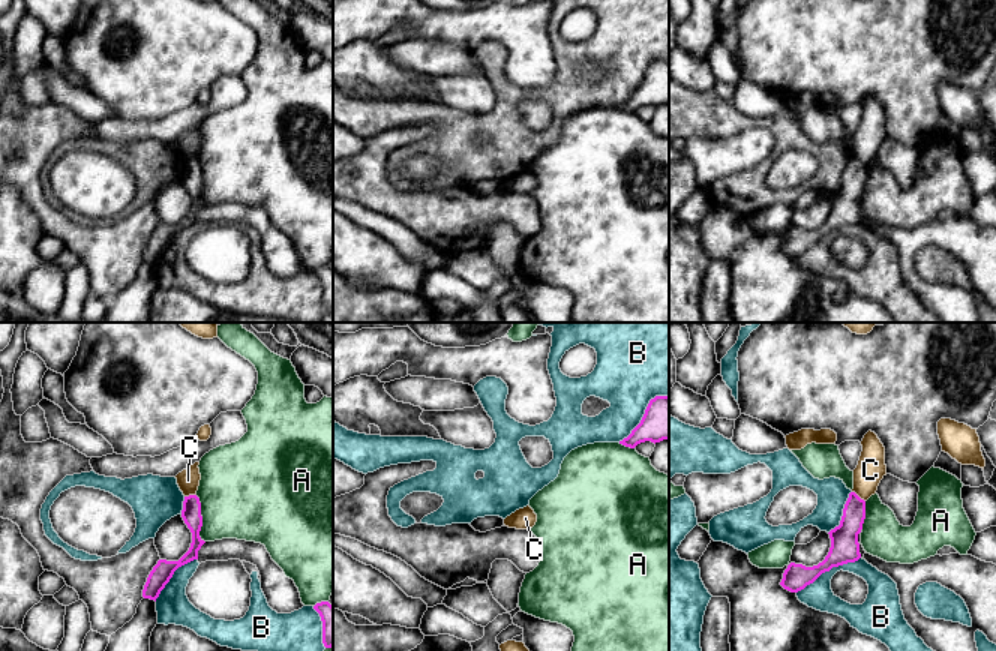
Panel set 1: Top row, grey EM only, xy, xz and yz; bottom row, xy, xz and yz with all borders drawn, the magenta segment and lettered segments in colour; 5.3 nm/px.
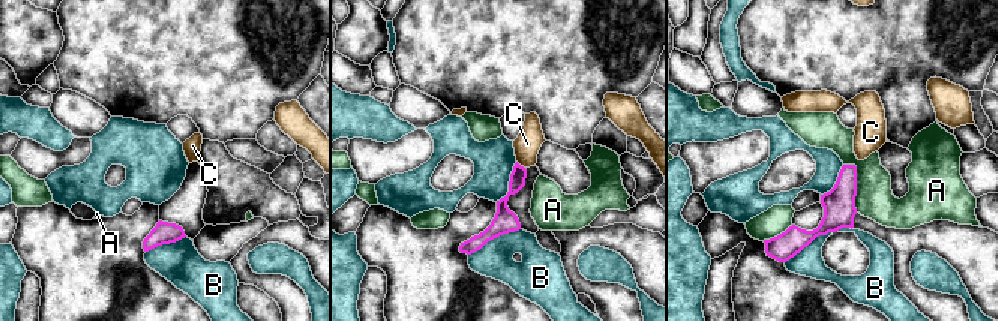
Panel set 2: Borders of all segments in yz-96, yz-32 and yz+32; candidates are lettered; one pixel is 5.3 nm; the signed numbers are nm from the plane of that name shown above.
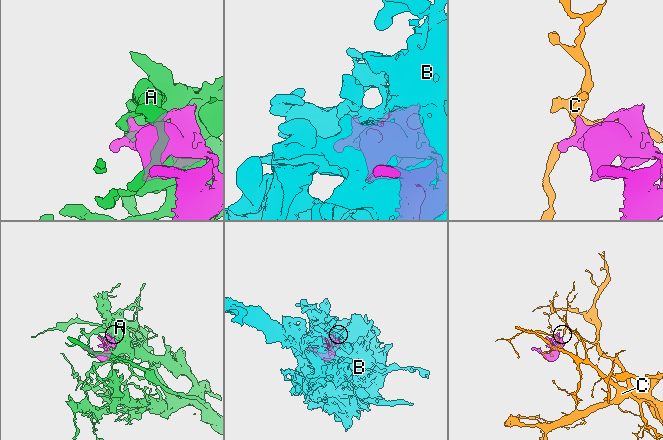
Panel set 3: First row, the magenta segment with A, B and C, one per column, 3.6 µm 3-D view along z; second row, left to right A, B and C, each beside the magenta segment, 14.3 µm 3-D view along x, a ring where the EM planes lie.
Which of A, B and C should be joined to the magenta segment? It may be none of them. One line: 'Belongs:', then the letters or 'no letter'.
Belongs: no letter

